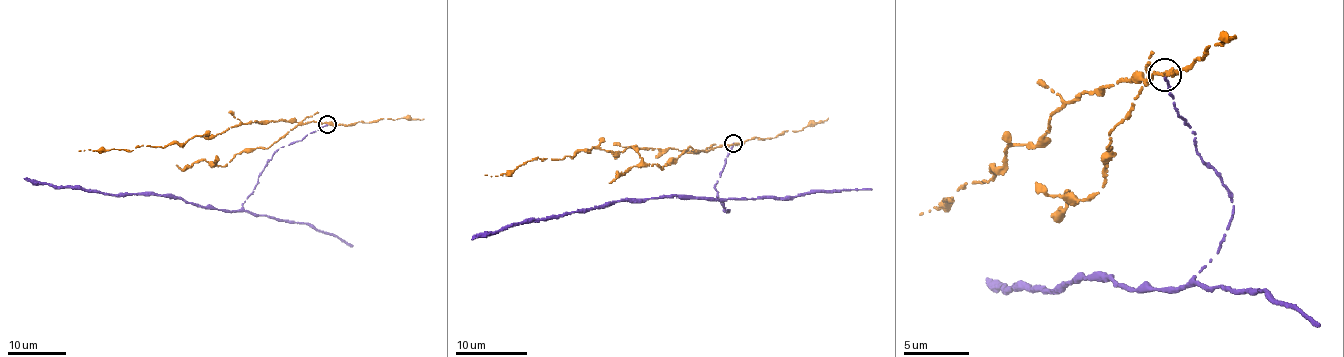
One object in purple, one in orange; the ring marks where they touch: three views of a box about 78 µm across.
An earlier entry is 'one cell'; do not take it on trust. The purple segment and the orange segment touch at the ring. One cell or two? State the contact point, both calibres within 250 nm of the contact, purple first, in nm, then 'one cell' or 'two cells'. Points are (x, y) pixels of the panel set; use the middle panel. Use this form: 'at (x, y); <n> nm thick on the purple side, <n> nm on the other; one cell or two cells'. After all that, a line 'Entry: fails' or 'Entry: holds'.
at (733, 143); 220 nm thick on the purple side, 280 nm on the other; two cells
Entry: fails

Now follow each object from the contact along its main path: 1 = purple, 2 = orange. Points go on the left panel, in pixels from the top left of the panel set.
1: (327, 123), (278, 148), (253, 192), (237, 211), (150, 194), (110, 194), (24, 178)
2: (327, 123), (240, 123), (209, 138), (195, 135), (184, 144), (78, 150)

